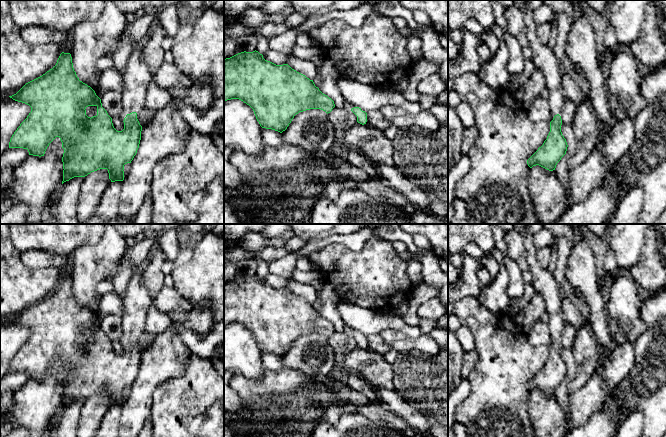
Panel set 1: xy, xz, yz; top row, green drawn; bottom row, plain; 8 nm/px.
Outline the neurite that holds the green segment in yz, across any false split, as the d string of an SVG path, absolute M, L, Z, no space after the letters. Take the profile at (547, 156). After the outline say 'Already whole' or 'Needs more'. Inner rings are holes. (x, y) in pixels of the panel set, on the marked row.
M526 3L521 8L526 26L526 36L529 47L532 50L531 60L535 68L542 71L545 78L545 86L549 91L548 102L551 111L550 132L543 145L527 160L530 168L539 165L549 171L556 168L557 163L566 154L567 142L561 132L561 112L564 105L561 78L563 72L555 57L553 48L542 44L537 36L537 24L533 20L533 10Z. Needs more

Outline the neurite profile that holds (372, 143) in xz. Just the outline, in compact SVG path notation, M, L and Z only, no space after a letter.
M357 122L344 132L343 143L349 149L359 151L375 163L394 166L393 142L383 131Z

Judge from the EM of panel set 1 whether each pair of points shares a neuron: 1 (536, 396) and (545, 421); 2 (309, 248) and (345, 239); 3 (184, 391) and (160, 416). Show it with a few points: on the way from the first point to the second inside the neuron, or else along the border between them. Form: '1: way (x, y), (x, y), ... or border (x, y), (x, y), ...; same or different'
1: way (540, 402), (545, 415); same
2: way (318, 245), (331, 239), (336, 239); same
3: way (179, 397), (166, 410); same

